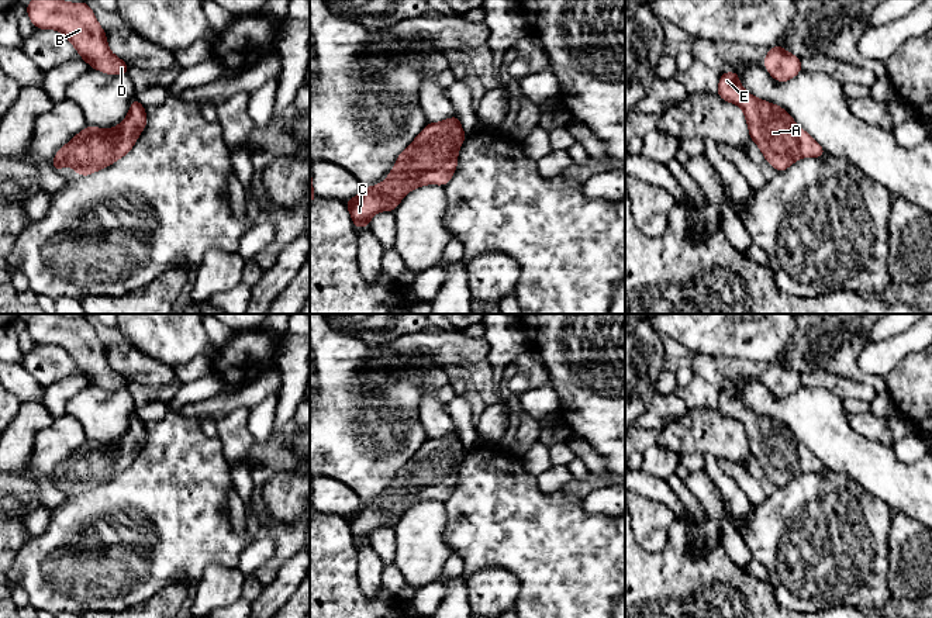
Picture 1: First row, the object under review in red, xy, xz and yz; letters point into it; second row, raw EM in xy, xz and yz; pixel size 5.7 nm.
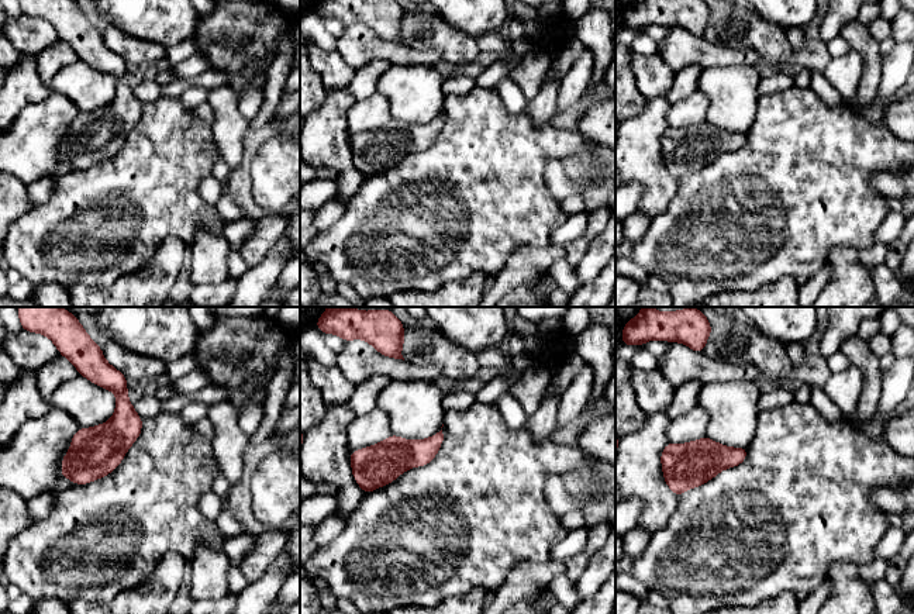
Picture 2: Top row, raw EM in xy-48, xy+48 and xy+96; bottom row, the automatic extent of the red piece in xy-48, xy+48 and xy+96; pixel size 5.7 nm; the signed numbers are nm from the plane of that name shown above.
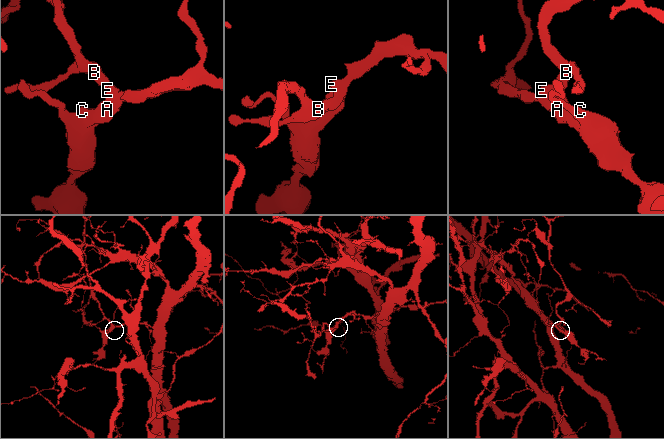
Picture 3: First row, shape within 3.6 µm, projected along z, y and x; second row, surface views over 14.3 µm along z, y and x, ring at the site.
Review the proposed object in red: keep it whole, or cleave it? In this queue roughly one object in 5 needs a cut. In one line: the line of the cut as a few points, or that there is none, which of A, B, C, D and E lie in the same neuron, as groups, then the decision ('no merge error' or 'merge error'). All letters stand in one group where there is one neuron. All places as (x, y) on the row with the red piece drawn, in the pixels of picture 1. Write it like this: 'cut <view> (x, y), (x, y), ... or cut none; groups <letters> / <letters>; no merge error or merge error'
cut none; groups A B C D E; no merge error

